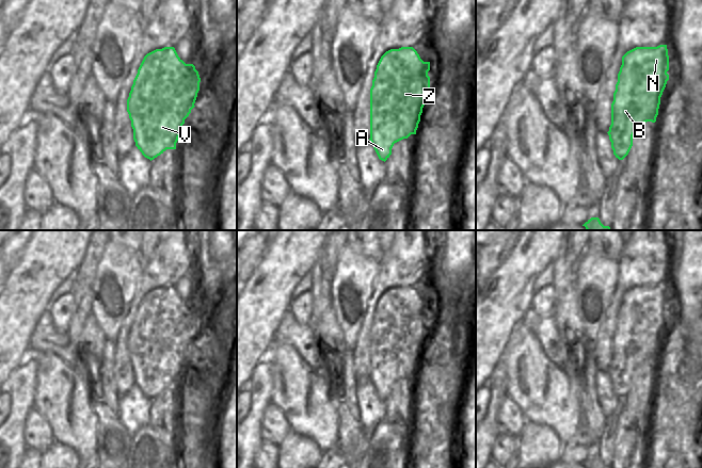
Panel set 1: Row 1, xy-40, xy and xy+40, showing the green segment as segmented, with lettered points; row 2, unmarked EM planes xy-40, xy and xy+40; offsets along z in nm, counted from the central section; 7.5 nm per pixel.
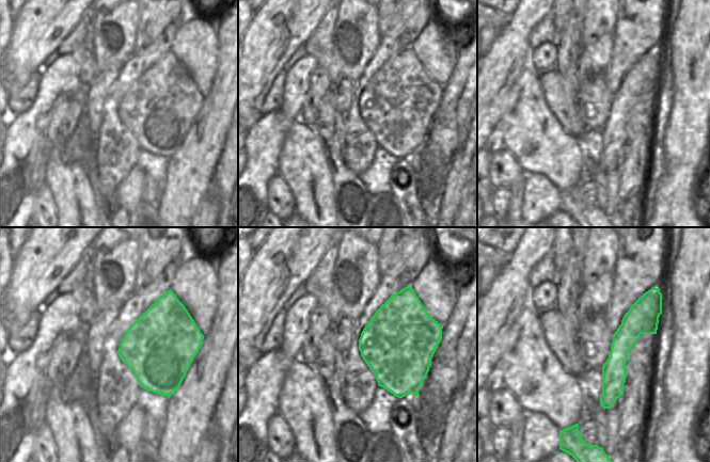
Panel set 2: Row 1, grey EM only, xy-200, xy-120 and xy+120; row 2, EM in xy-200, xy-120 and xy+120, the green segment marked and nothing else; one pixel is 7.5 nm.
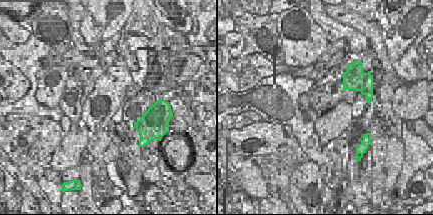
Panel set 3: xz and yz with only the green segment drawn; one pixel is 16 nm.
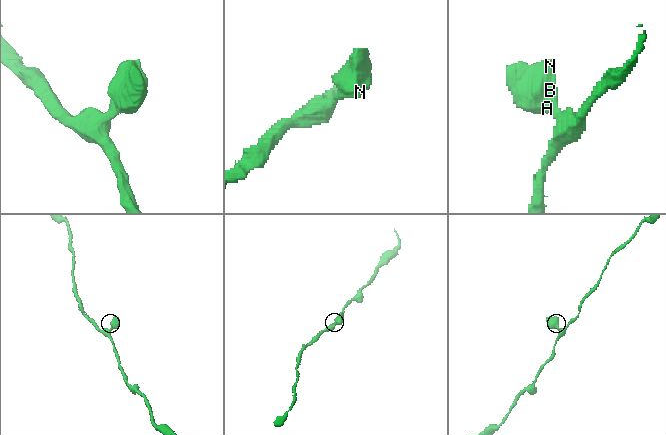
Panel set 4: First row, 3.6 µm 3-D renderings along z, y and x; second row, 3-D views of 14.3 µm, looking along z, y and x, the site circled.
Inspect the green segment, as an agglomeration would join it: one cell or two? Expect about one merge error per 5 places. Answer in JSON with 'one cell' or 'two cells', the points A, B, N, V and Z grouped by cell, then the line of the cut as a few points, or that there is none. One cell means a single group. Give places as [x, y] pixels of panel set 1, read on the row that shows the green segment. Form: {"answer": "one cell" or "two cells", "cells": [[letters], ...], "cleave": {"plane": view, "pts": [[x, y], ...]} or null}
{"answer": "one cell", "cells": [["A", "B", "N", "V", "Z"]], "cleave": null}

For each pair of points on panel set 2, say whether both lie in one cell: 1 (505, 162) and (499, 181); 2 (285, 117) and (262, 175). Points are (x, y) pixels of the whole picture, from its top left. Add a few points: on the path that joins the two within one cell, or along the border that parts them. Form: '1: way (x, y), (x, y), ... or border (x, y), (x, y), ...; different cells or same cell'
1: way (503, 166), (501, 177); same cell
2: way (271, 131), (265, 138), (262, 146), (262, 161); same cell

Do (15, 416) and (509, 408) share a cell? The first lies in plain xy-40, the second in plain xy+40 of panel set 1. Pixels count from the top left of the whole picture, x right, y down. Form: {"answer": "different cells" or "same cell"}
{"answer": "different cells"}

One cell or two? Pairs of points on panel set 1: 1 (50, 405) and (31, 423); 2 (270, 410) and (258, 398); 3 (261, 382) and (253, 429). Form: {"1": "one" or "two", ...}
{"1": "two", "2": "two", "3": "one"}

